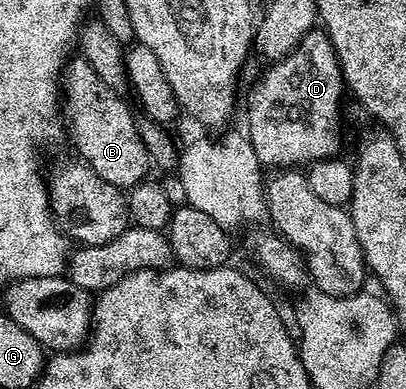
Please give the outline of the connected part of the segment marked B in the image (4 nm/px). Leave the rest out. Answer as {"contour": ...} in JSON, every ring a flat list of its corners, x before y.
{"contour":[[75,55,68,60,65,66,65,80,61,85,65,94,65,121,69,126,69,137,75,144,75,149,80,153,82,164,88,165,94,173,101,175,105,183,113,183,118,189,129,190,139,184,148,176,149,158,145,151,145,143,139,138,139,126,136,114,131,114,131,109,122,101,120,94,114,89,109,89,101,83,97,71,89,67,89,63,82,55]]}

